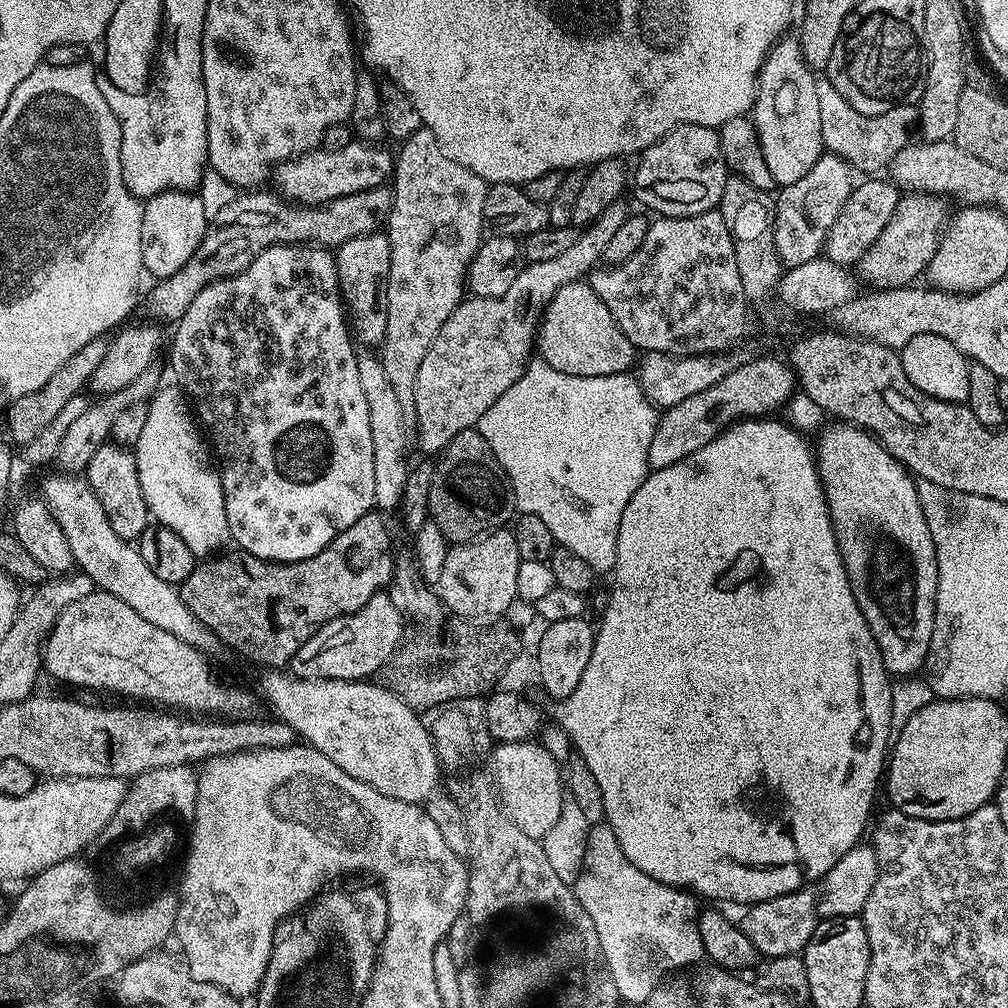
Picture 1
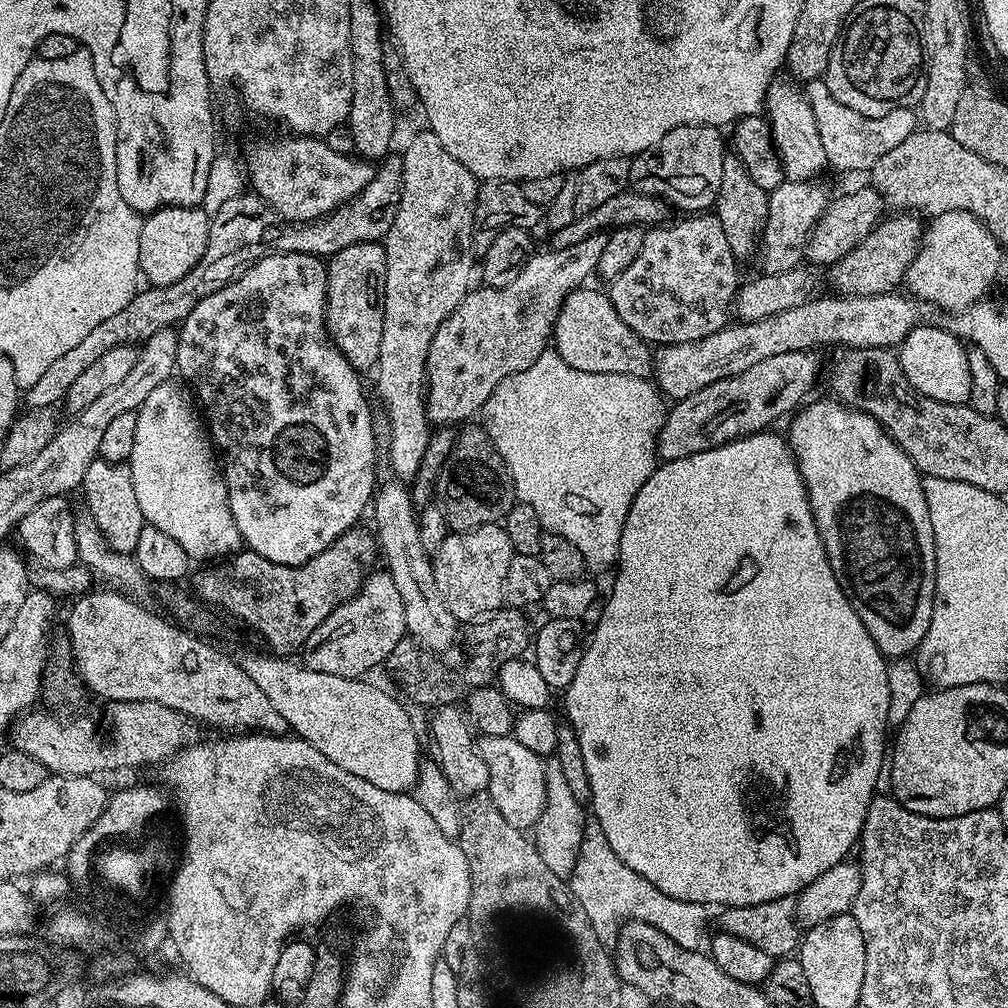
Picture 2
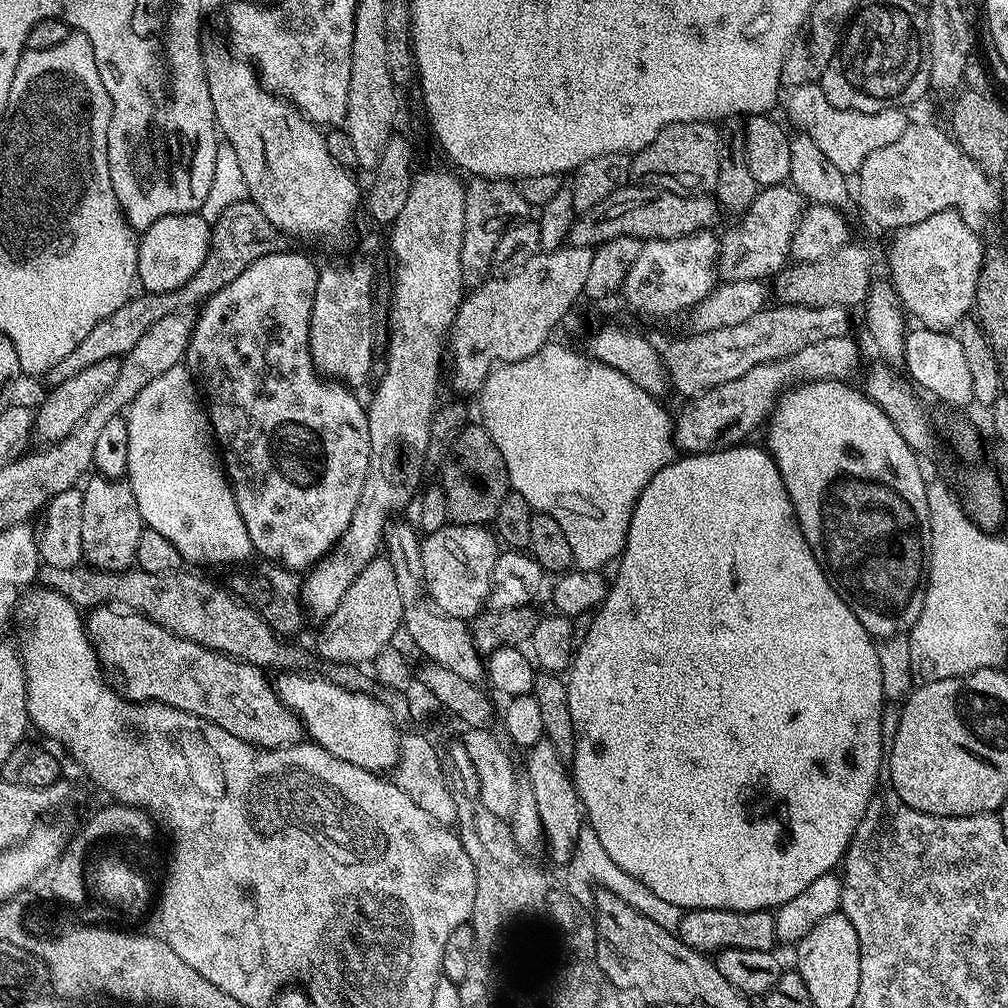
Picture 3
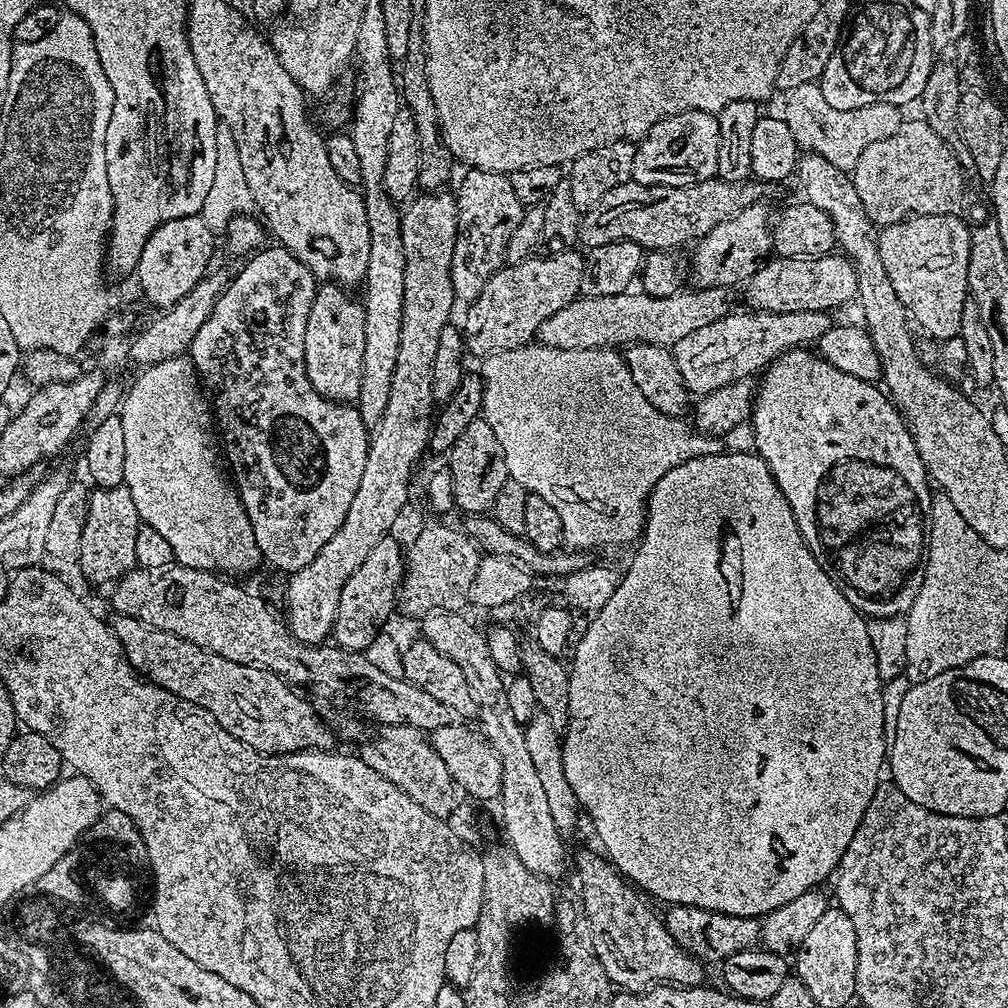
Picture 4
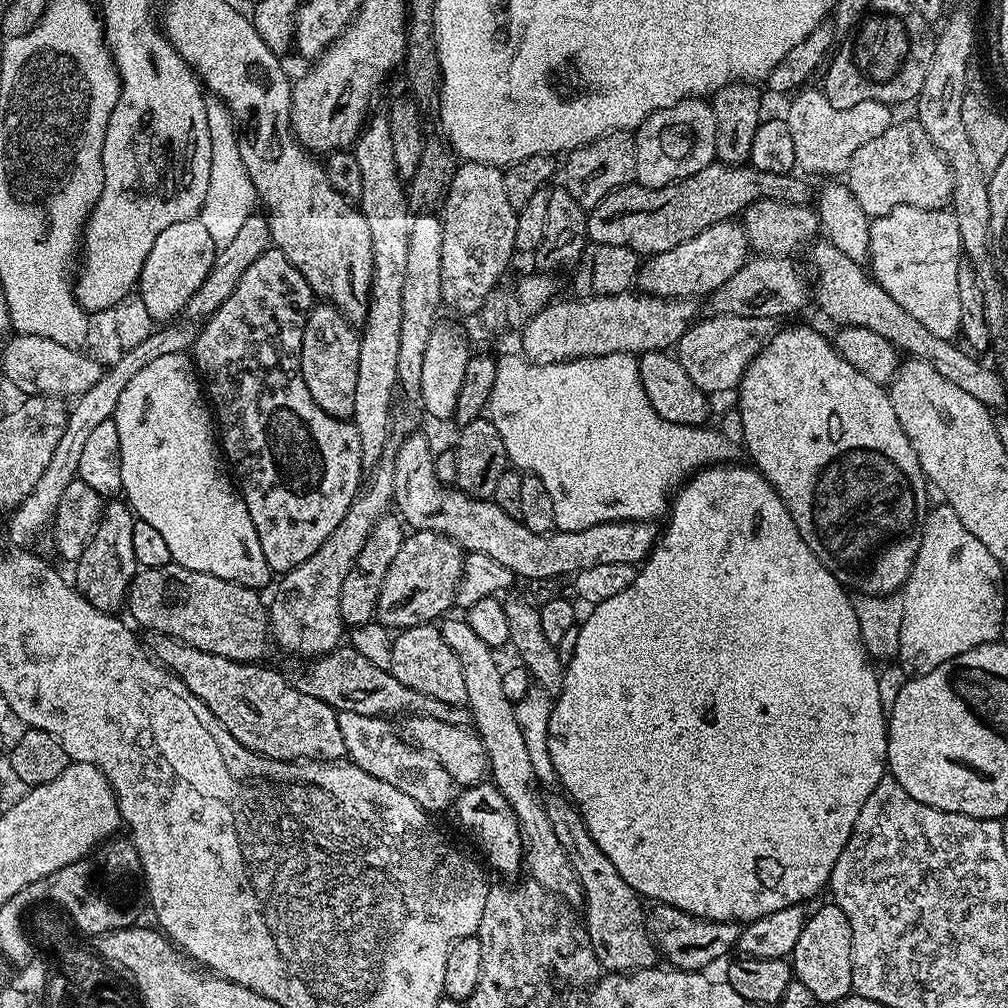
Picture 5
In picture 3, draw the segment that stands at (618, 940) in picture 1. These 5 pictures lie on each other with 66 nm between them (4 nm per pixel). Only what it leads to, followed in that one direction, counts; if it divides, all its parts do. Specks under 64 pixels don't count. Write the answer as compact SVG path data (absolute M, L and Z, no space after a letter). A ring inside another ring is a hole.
M587 822L580 828L572 857L564 871L566 871L564 883L571 896L580 904L589 905L593 901L595 889L600 889L612 892L615 896L622 898L628 905L634 906L640 913L645 914L646 918L650 918L652 922L656 922L663 929L675 931L680 925L682 910L674 906L672 902L663 901L648 886L643 886L642 882L639 882L633 875L626 874L620 866L615 865L610 854L606 853L598 834Z

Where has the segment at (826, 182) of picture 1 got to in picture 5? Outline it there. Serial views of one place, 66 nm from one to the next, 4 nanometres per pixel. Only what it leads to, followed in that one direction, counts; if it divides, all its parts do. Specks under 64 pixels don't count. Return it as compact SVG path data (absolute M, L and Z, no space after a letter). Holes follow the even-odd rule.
M735 219L720 221L672 250L647 257L640 265L638 288L640 284L641 293L665 298L708 298L722 282L730 282L749 259L748 236L743 223Z

